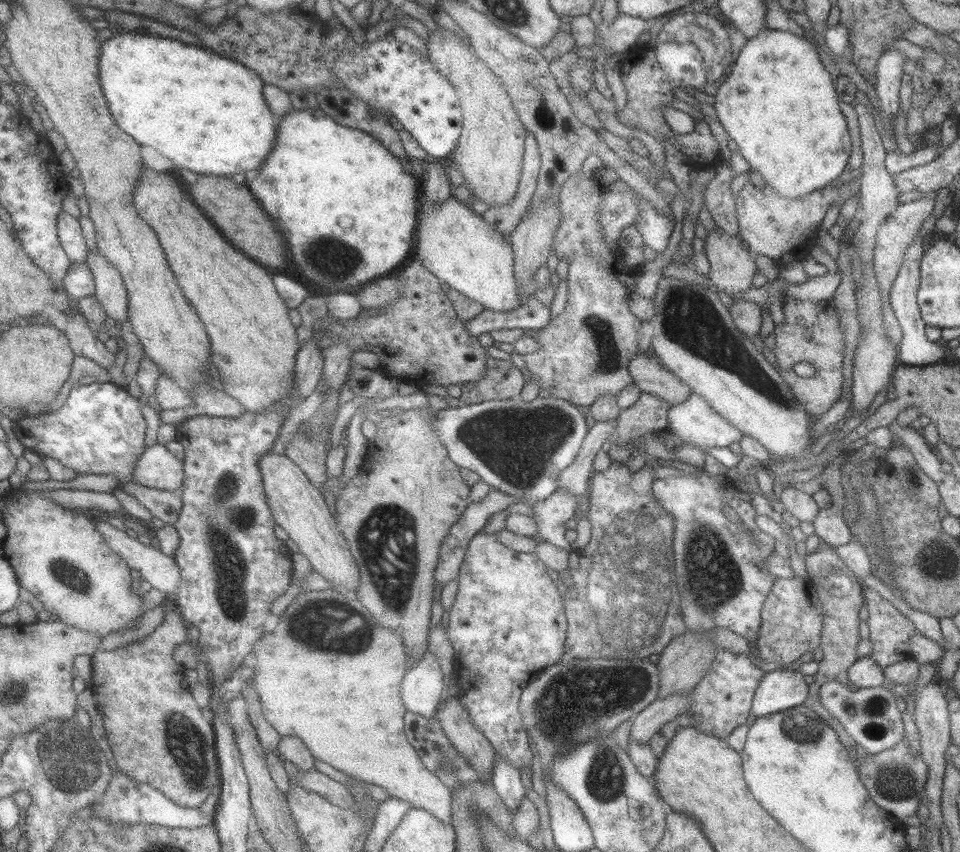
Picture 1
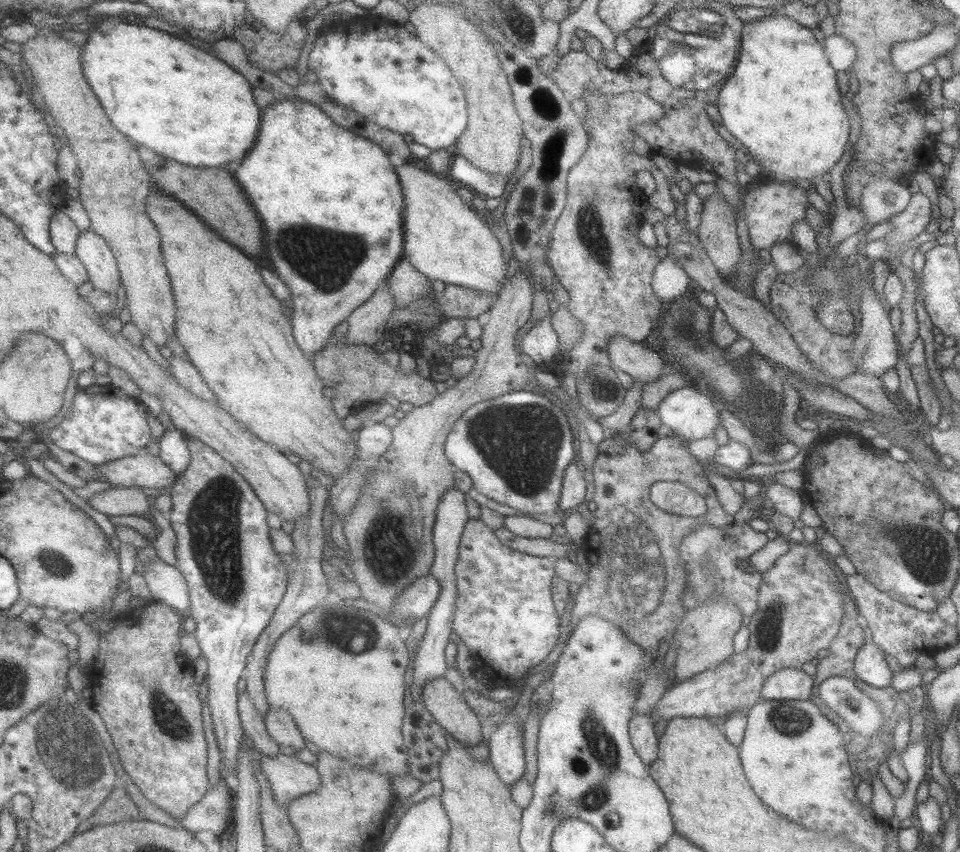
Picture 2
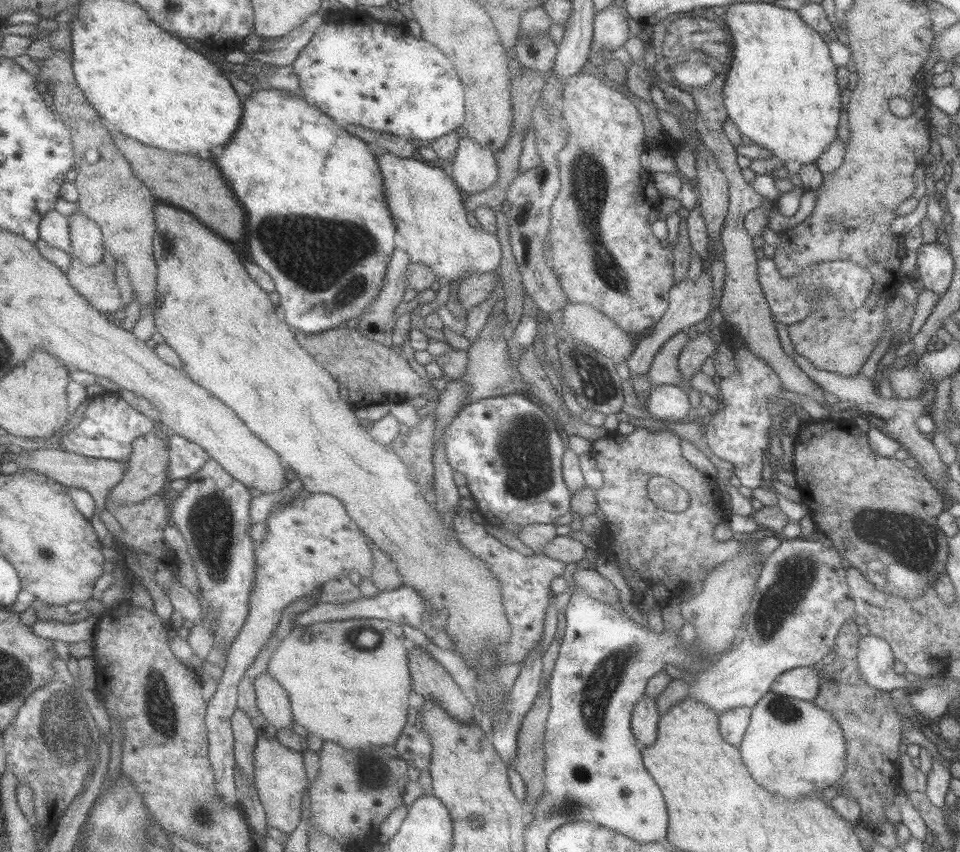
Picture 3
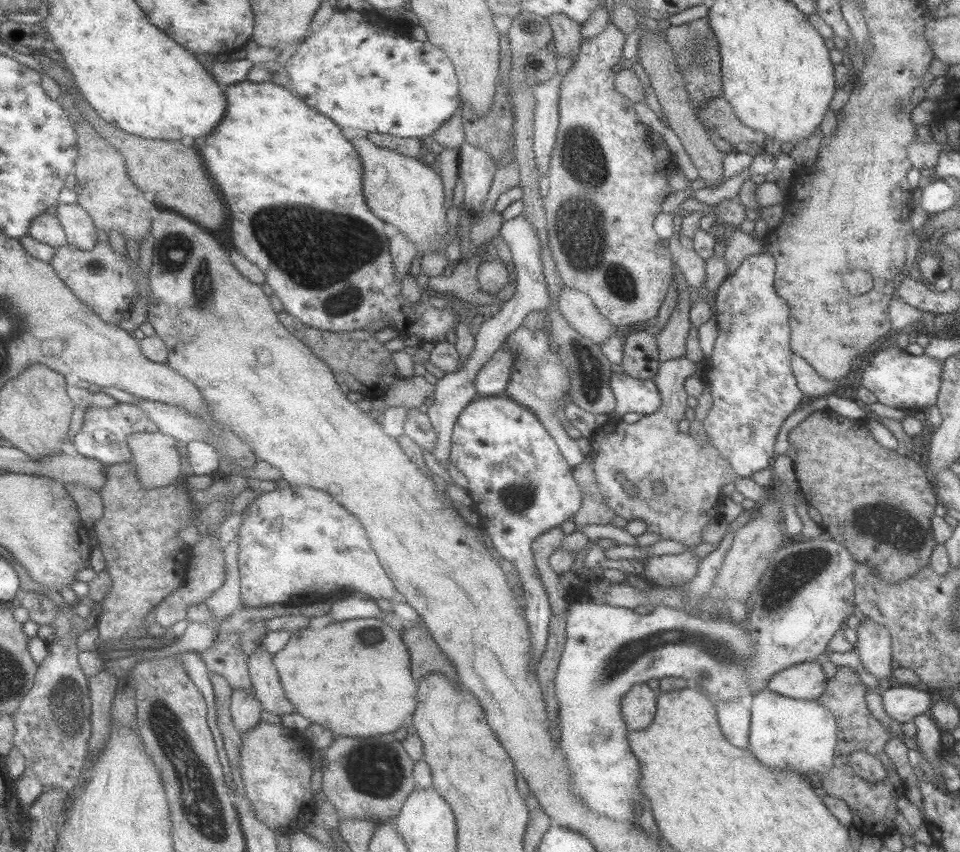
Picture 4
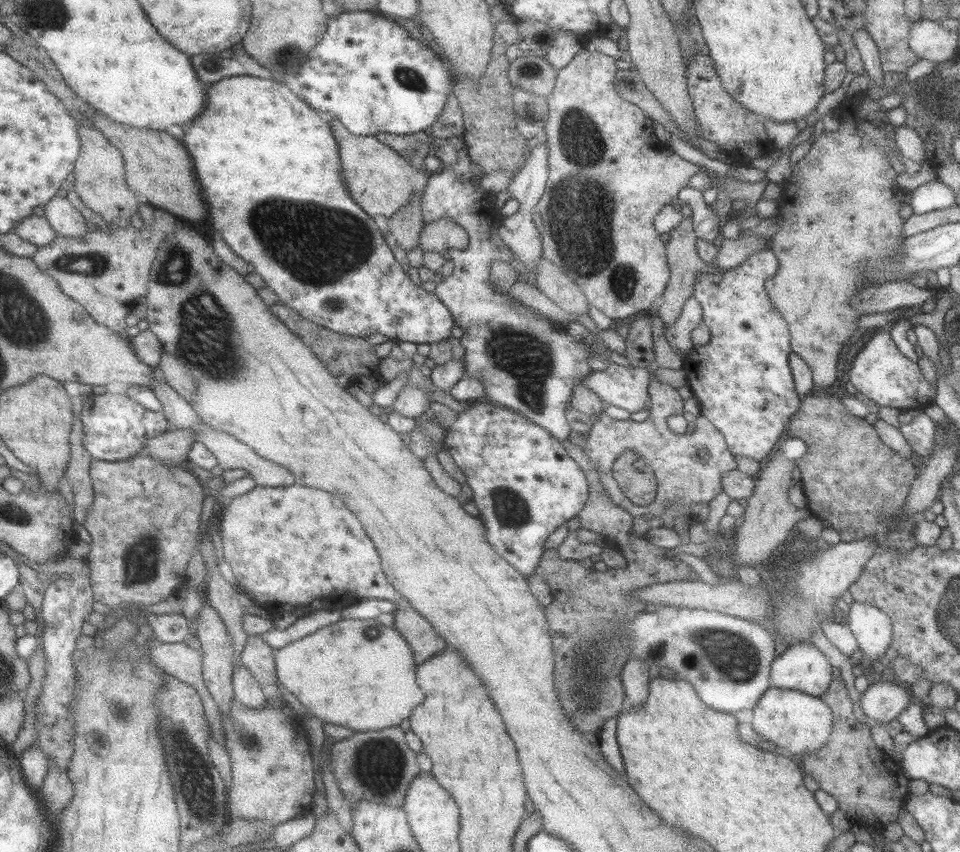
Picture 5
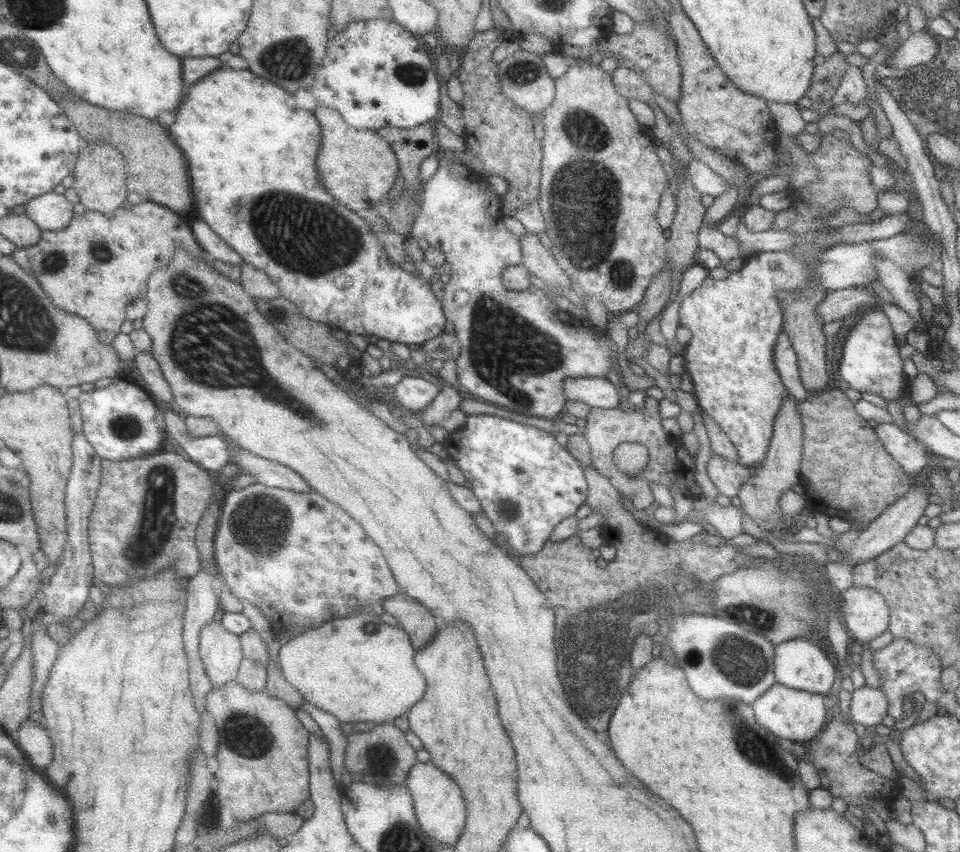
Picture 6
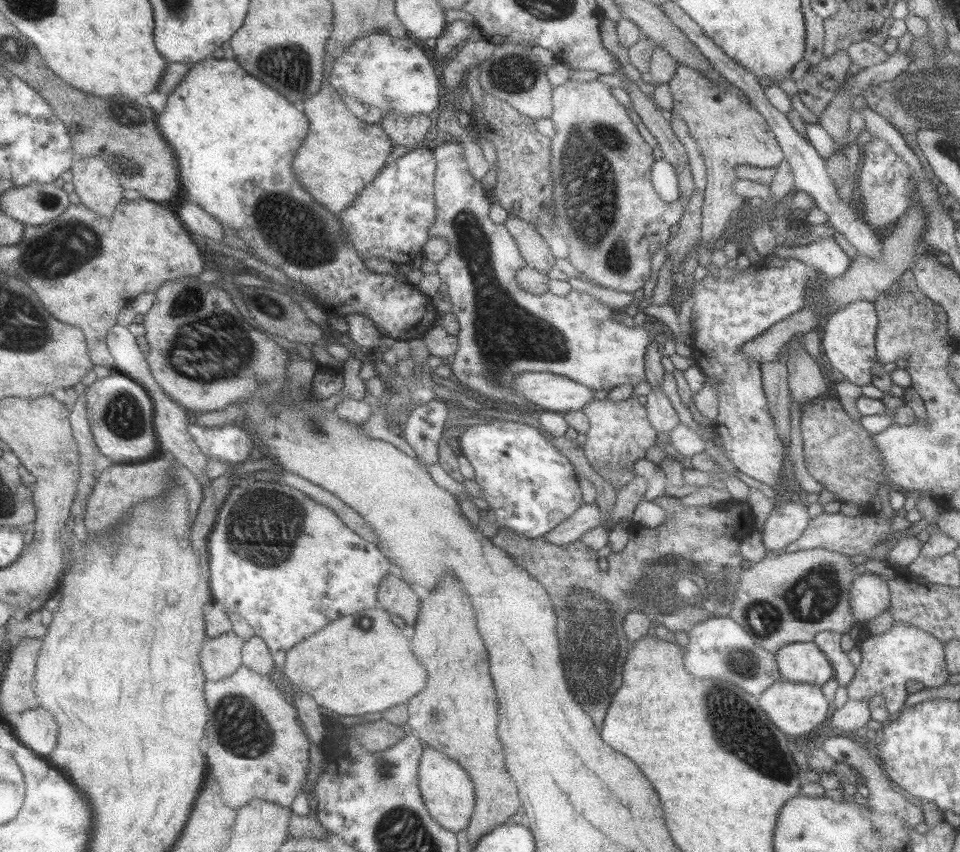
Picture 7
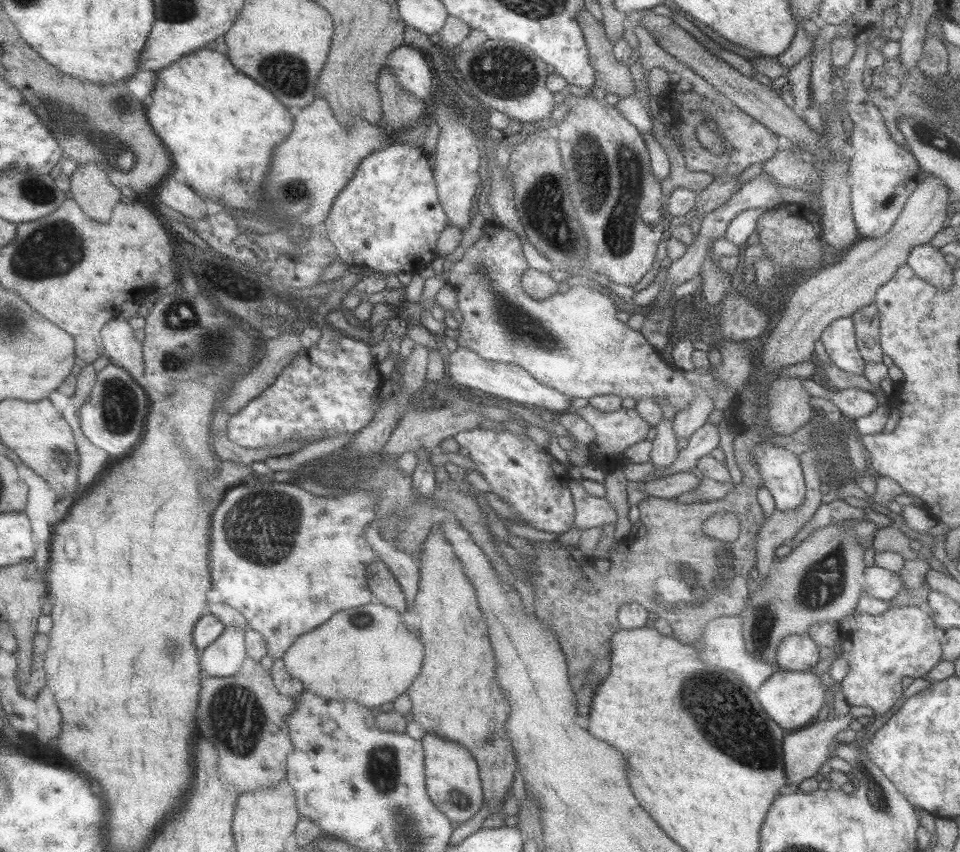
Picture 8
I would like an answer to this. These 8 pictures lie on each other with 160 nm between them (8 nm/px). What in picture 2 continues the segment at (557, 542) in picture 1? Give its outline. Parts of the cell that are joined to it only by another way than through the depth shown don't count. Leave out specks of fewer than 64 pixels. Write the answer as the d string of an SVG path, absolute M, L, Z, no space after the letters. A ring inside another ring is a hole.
M571 462L562 477L559 503L557 503L558 513L566 514L573 511L582 503L590 493L589 479L587 473L582 473L574 462Z

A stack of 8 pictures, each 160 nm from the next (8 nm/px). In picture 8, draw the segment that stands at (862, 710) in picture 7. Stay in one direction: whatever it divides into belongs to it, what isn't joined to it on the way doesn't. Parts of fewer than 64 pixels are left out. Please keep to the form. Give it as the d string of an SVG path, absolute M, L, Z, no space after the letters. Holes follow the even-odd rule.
M850 714L845 716L835 716L833 720L823 720L822 722L813 722L812 724L797 729L795 731L785 732L782 738L782 761L785 784L780 788L779 794L788 791L791 784L800 783L806 778L815 776L815 773L821 764L829 758L829 745L834 740L834 736L840 730L848 728L848 722L854 719Z

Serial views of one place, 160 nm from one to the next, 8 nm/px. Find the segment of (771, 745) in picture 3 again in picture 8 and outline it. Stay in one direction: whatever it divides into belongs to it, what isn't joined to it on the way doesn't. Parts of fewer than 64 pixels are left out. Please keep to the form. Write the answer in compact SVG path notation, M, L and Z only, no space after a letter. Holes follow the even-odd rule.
M777 670L770 674L757 690L757 700L773 722L785 730L795 731L812 724L823 702L827 702L828 692L820 683L820 678L807 671Z

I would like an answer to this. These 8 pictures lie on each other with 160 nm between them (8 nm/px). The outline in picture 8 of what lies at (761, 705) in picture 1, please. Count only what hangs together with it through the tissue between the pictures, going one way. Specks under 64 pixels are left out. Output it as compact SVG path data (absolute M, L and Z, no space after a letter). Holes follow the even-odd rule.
M788 634L776 648L776 664L781 670L807 671L819 661L818 644L807 634Z

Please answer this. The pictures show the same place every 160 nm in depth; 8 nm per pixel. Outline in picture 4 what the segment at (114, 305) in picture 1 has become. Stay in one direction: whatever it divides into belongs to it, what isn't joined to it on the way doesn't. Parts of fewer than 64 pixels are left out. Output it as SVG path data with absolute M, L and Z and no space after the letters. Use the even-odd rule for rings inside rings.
M78 202L75 204L59 203L56 215L65 228L68 244L83 250L93 250L99 242L99 228L92 216Z

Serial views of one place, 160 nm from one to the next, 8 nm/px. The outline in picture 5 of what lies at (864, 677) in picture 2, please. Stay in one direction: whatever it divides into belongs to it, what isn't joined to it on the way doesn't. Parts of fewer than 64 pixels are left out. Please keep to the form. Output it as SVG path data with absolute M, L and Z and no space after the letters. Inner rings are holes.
M853 601L848 604L846 624L853 633L859 648L859 662L869 664L878 657L884 658L885 649L892 641L892 628L885 612L866 602Z

